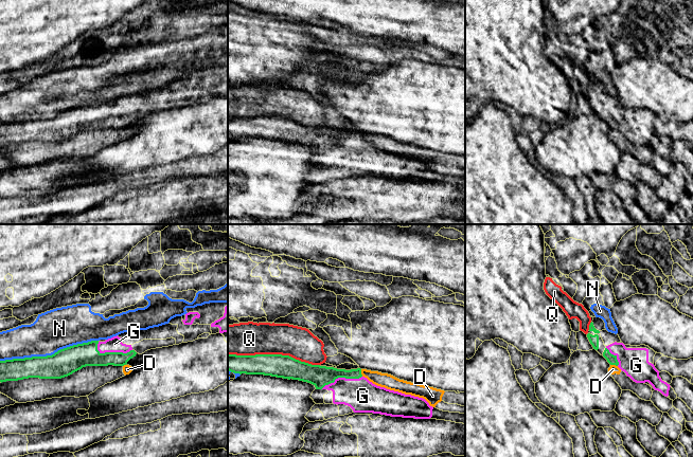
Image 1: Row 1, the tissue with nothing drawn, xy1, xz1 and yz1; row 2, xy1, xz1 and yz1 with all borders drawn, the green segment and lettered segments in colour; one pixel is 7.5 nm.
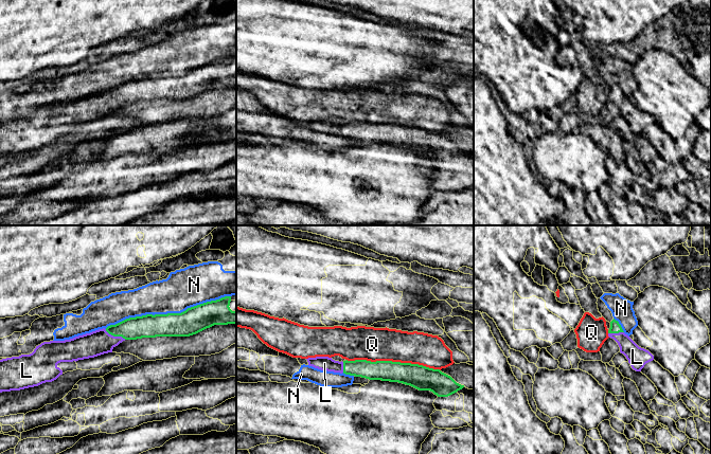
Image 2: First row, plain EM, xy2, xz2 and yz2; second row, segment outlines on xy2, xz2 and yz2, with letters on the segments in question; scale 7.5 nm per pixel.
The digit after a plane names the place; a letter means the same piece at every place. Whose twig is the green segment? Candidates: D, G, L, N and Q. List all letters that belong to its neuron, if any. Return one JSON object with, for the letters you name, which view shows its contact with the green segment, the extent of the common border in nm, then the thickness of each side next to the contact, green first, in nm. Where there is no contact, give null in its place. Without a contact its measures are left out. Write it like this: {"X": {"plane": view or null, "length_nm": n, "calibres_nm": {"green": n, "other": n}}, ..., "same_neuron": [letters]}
{"G": {"plane": "xy1", "length_nm": 280, "calibres_nm": {"green": 180, "other": 120}}, "L": {"plane": "xy2", "length_nm": 180, "calibres_nm": {"green": 180, "other": 190}}, "same_neuron": ["G", "L"]}

